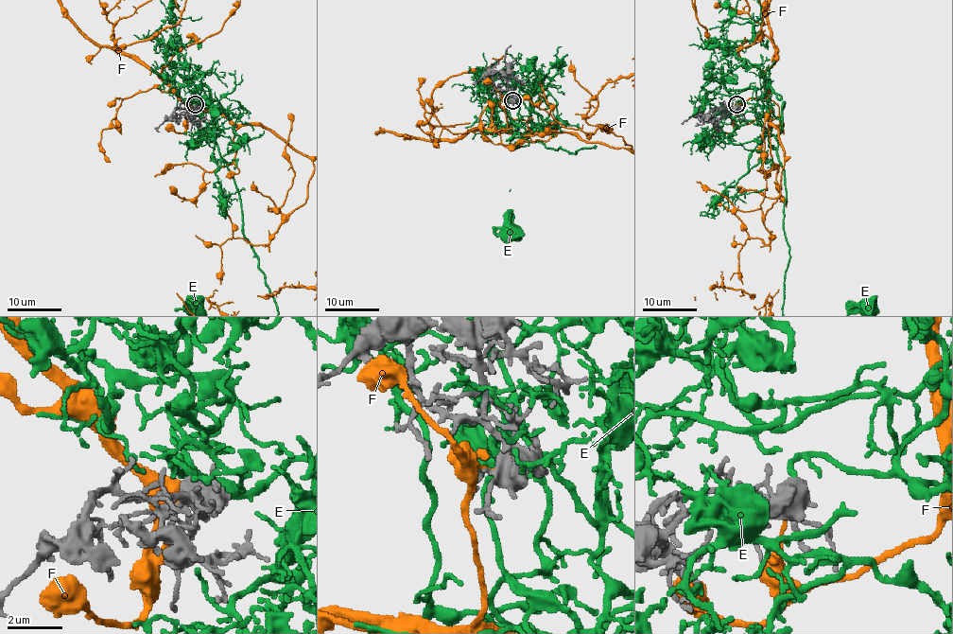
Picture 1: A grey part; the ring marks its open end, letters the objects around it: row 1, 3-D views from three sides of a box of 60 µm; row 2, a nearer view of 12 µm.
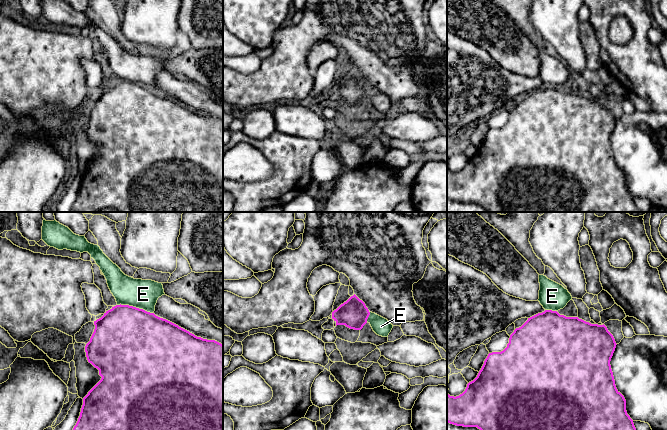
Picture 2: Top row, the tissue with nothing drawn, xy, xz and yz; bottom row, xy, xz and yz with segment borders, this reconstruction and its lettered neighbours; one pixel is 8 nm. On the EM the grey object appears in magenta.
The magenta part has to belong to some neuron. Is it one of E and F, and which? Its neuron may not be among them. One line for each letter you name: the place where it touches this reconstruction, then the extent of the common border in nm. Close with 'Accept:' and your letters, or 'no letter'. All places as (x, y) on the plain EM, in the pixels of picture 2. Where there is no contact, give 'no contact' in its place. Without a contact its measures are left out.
E: contact xy (135, 83); length 300 nm
Accept: E

